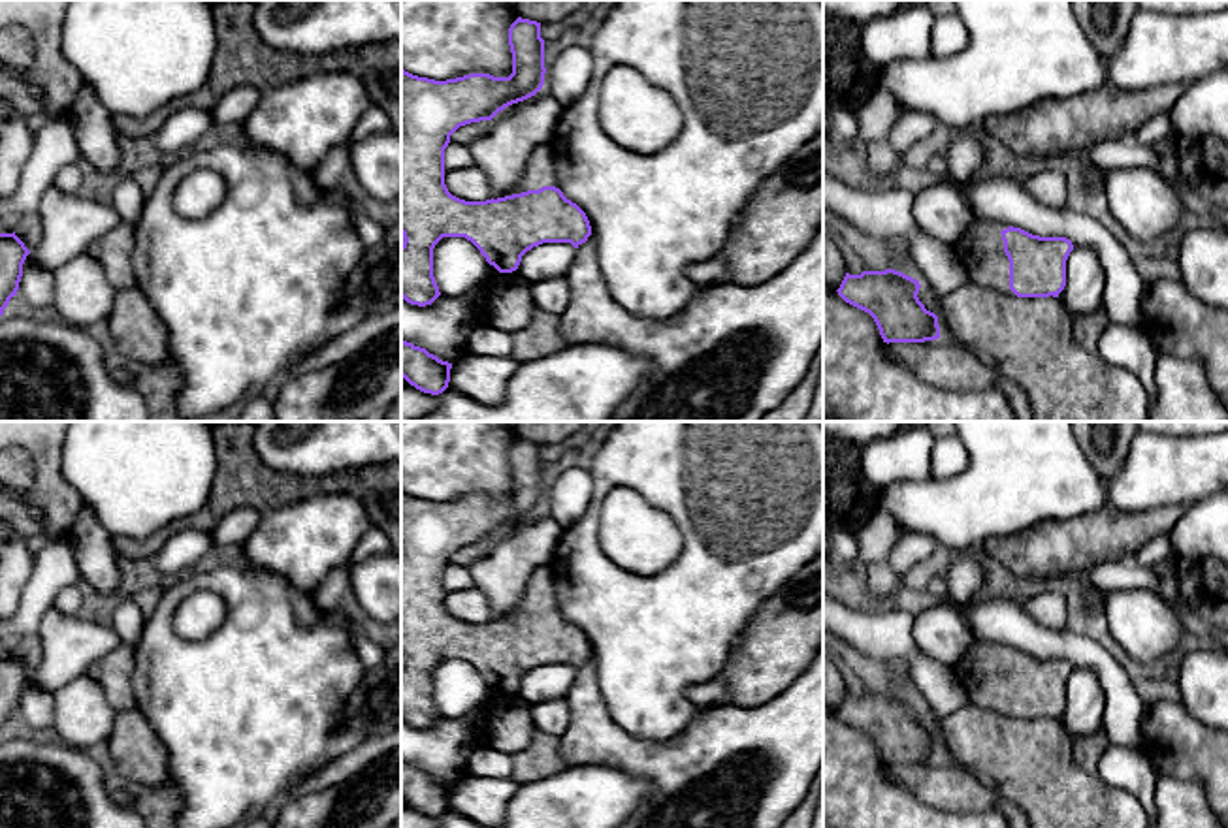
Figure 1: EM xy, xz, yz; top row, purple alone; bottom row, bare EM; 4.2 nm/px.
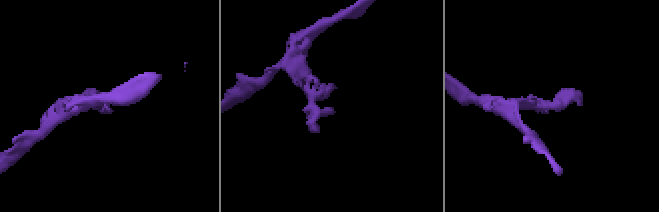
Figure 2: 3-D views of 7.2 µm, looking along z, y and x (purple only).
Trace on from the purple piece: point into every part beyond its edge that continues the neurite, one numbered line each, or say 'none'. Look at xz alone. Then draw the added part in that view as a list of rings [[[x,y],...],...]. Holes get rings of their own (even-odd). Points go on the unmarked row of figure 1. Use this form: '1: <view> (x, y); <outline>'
1: xz (539, 588); [[[552,565],[539,566],[527,585],[525,595],[529,597],[533,606],[552,608],[552,595],[554,595],[554,568]]]

